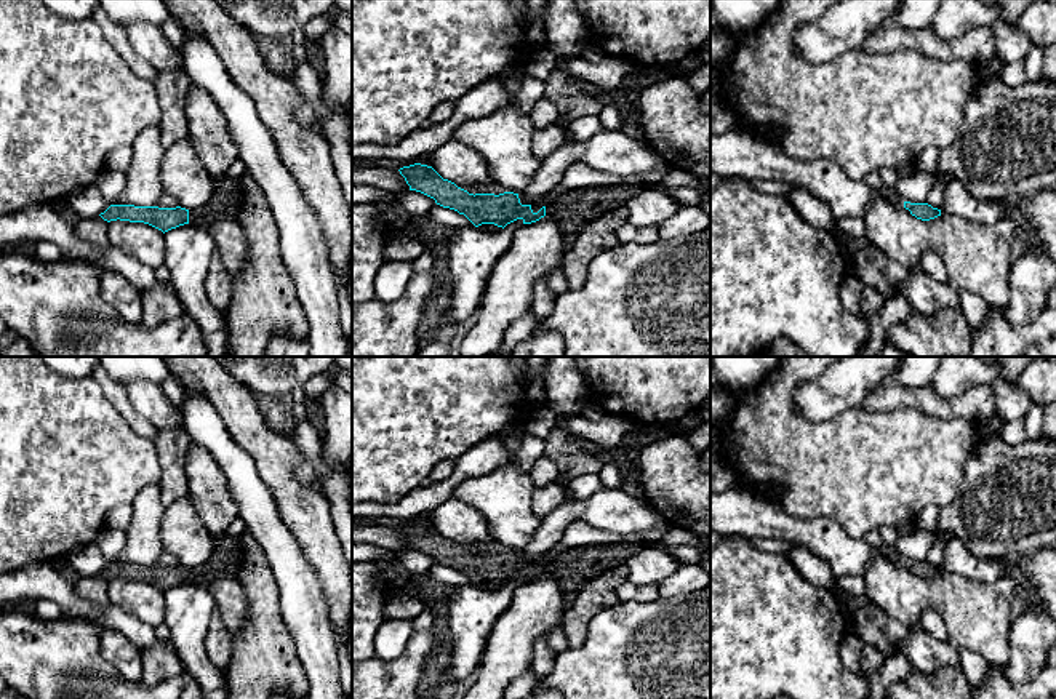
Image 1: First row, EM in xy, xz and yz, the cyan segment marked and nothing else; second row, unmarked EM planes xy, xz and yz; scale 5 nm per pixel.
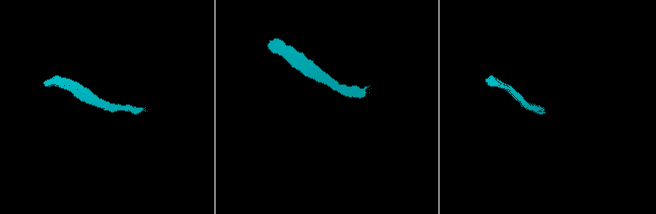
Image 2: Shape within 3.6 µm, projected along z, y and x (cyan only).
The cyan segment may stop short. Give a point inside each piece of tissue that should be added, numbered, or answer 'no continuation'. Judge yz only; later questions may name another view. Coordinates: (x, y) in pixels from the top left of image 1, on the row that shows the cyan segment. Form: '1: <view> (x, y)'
no continuation

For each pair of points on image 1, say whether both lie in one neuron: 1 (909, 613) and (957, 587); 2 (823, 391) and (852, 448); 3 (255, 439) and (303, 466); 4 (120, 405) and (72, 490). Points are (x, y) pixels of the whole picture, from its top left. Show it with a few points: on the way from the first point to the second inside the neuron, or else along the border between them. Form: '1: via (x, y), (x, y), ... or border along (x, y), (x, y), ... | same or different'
1: via (920, 602), (928, 594), (946, 594) | same
2: border along (860, 407), (823, 421), (808, 421), (799, 413) | different
3: border along (301, 456), (292, 469), (293, 475), (320, 491) | different
4: border along (93, 381), (122, 418), (143, 437) | different

